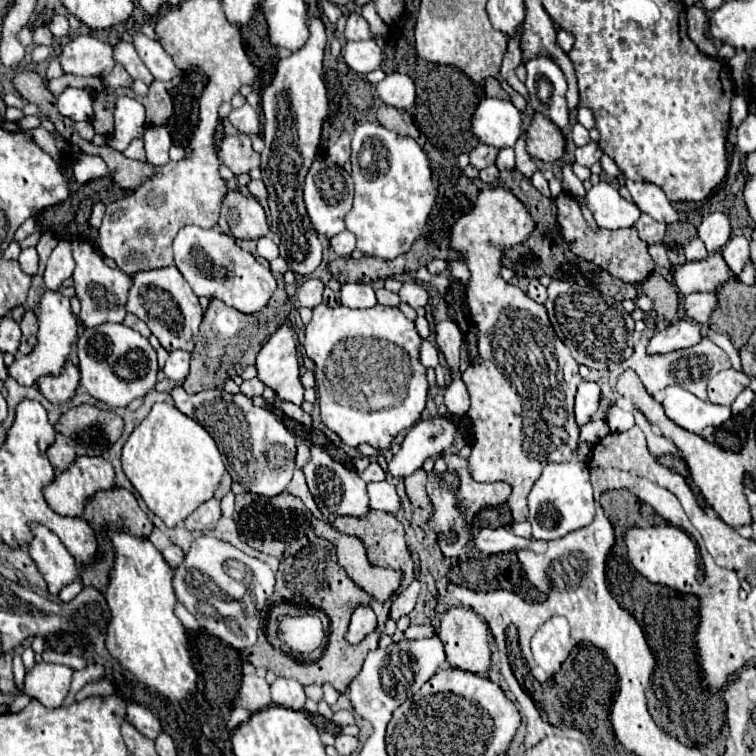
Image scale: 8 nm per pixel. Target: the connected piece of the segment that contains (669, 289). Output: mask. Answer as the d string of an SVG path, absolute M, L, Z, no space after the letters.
M650 274L642 282L642 292L652 298L656 316L664 320L672 320L678 312L678 292L676 288L662 276L662 274Z

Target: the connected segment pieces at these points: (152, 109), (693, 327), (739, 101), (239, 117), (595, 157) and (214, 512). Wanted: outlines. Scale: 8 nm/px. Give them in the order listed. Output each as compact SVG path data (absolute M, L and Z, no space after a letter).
M174 78L170 82L154 80L148 88L146 96L136 96L140 104L146 108L146 124L148 126L162 126L172 114L172 98L170 90L180 82L180 78Z
M680 320L676 324L668 324L664 330L658 330L648 342L648 354L668 354L678 348L694 346L702 340L700 326L692 320Z
M738 92L731 102L730 110L730 124L732 126L738 126L744 118L744 114L748 114L748 104L746 104L746 94L744 92Z
M244 104L242 108L236 108L228 116L230 124L240 130L242 134L258 134L260 132L260 112L252 108L250 104Z
M590 142L590 144L582 146L582 148L576 148L576 162L586 166L586 168L590 168L594 162L598 162L600 156L602 156L602 150L598 148L596 142Z
M216 498L204 502L198 506L188 518L186 528L188 530L212 530L220 520L220 502Z

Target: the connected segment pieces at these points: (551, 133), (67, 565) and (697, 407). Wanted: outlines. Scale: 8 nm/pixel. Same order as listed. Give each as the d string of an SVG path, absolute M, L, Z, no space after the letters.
M534 114L534 120L526 134L526 144L528 154L542 162L554 162L562 158L566 150L566 138L562 130L542 114Z
M30 522L32 540L28 542L28 554L36 562L40 574L48 582L50 594L58 594L58 590L78 578L76 562L66 546L50 532L44 524Z
M668 386L662 406L672 422L694 434L700 434L706 426L720 426L732 418L732 410L728 406L702 402L682 386Z

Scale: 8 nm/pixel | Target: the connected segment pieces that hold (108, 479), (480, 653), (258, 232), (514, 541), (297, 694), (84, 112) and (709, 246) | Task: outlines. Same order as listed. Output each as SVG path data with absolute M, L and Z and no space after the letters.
M78 456L68 470L56 474L54 480L44 486L44 498L54 512L62 516L80 516L88 496L92 496L96 490L108 490L112 486L114 486L114 466L110 464L110 460L104 460L102 456Z
M450 608L438 632L446 660L452 668L486 674L490 668L490 648L486 642L486 624L478 614L466 608Z
M232 190L226 194L220 212L220 230L242 240L258 240L268 234L264 208L252 198Z
M482 528L474 534L474 540L472 544L476 548L480 548L482 552L486 554L498 554L498 552L518 552L518 550L524 550L530 546L532 540L528 538L520 538L516 536L514 532L506 530L506 528L498 528L498 530L492 530L492 528Z
M276 678L274 684L270 686L272 690L272 702L284 708L292 708L292 710L304 710L304 702L306 702L306 694L304 694L304 686L298 680L292 678Z
M66 88L60 96L58 96L58 110L62 116L78 122L90 122L92 120L92 92L88 88Z
M714 212L702 220L698 236L706 244L706 250L714 254L718 248L722 248L728 242L730 238L728 230L732 230L728 217L722 212Z

